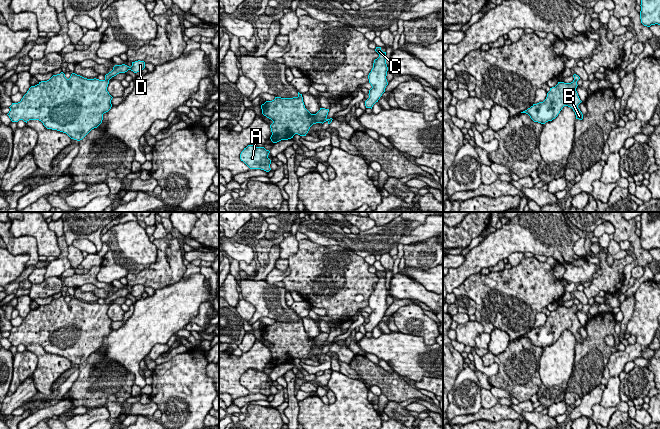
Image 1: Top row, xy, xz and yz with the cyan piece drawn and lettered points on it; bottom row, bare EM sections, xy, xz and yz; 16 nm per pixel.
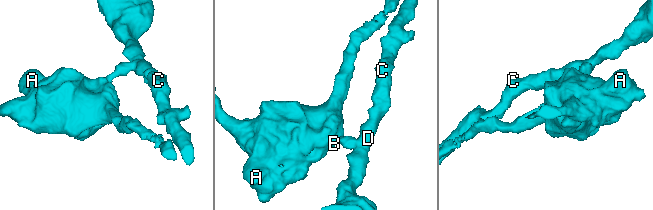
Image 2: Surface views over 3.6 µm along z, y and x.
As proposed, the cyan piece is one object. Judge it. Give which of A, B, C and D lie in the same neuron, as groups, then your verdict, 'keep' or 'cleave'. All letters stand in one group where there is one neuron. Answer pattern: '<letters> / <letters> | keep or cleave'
A B / C D | cleave

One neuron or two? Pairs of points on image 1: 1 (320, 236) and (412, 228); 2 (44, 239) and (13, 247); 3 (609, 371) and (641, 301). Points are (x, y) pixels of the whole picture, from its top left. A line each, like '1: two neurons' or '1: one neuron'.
1: one neuron
2: two neurons
3: one neuron

